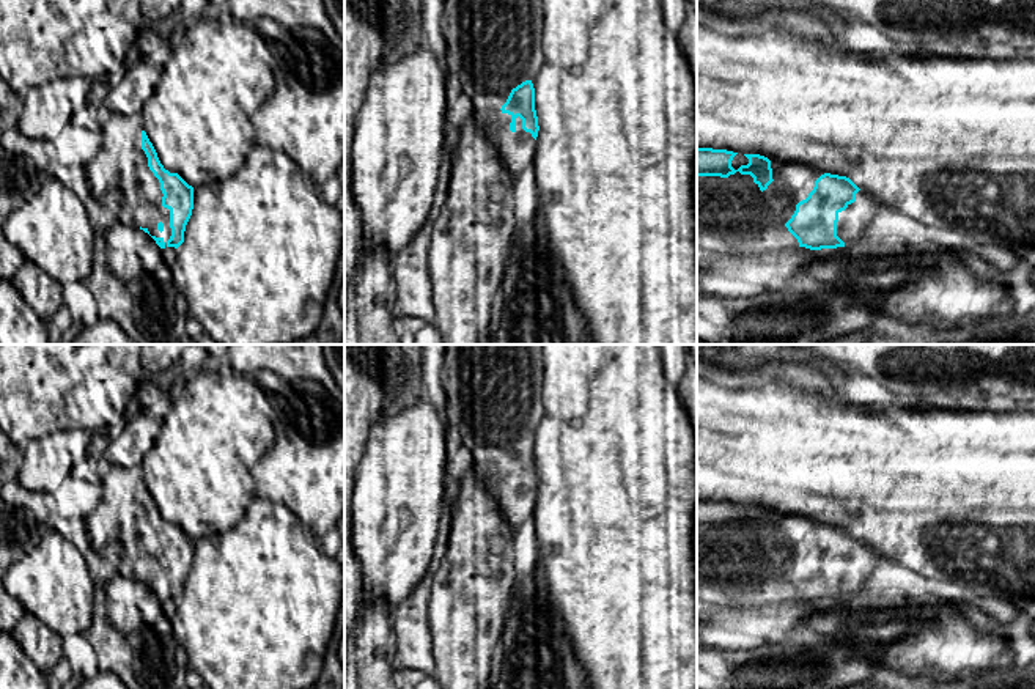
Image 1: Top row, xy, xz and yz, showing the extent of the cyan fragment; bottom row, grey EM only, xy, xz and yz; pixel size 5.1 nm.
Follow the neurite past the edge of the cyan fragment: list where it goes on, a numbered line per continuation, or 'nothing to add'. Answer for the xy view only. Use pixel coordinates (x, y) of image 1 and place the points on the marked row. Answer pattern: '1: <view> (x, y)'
1: xy (120, 180)

